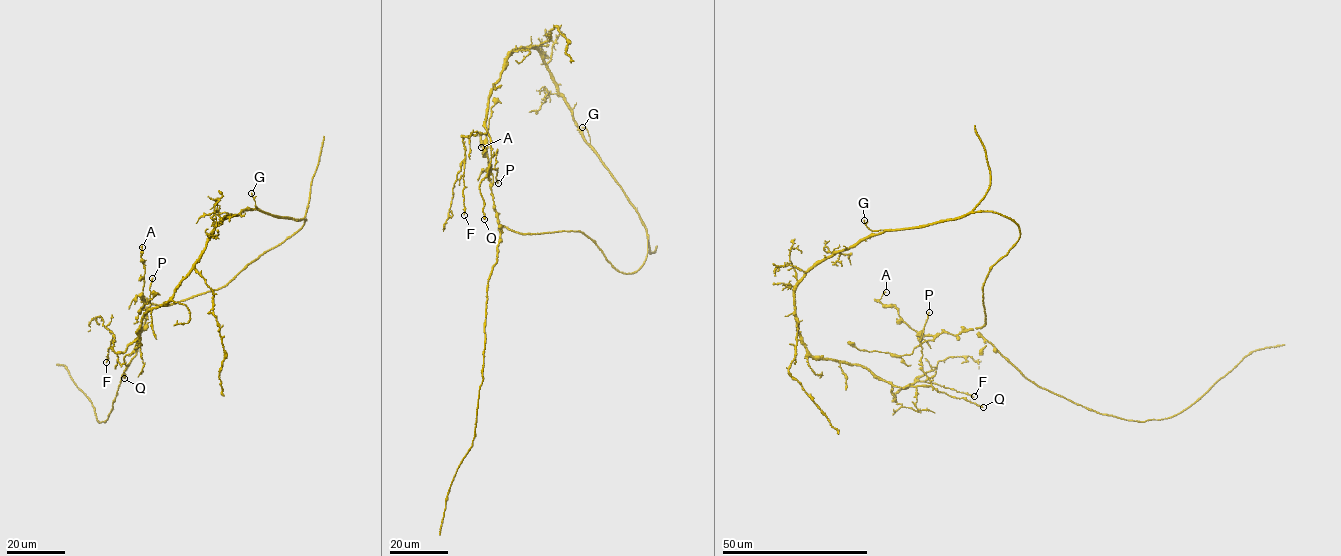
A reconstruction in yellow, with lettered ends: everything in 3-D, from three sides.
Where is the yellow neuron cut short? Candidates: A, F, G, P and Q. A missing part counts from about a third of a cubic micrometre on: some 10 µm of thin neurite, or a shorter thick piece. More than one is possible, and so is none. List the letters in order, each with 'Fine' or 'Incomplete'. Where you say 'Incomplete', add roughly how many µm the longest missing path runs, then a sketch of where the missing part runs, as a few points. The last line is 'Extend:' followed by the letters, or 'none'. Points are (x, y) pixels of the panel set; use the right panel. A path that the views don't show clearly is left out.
A: Fine
F: Fine
G: Fine
P: Fine
Q: Fine
Extend: none

